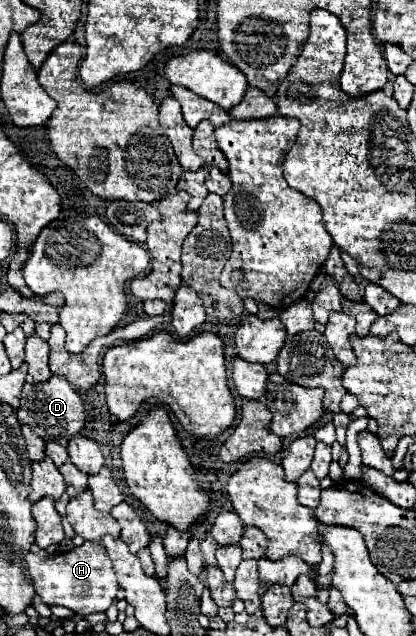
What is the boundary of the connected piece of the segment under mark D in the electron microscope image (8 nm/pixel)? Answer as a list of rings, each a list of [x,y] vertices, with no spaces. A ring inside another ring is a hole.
[[[50,376],[50,380],[38,382],[38,384],[24,384],[22,400],[16,416],[22,424],[28,424],[30,428],[34,428],[34,432],[44,442],[58,442],[62,446],[66,446],[68,440],[84,428],[82,400],[74,392],[74,386],[70,386],[70,382],[62,376]]]

